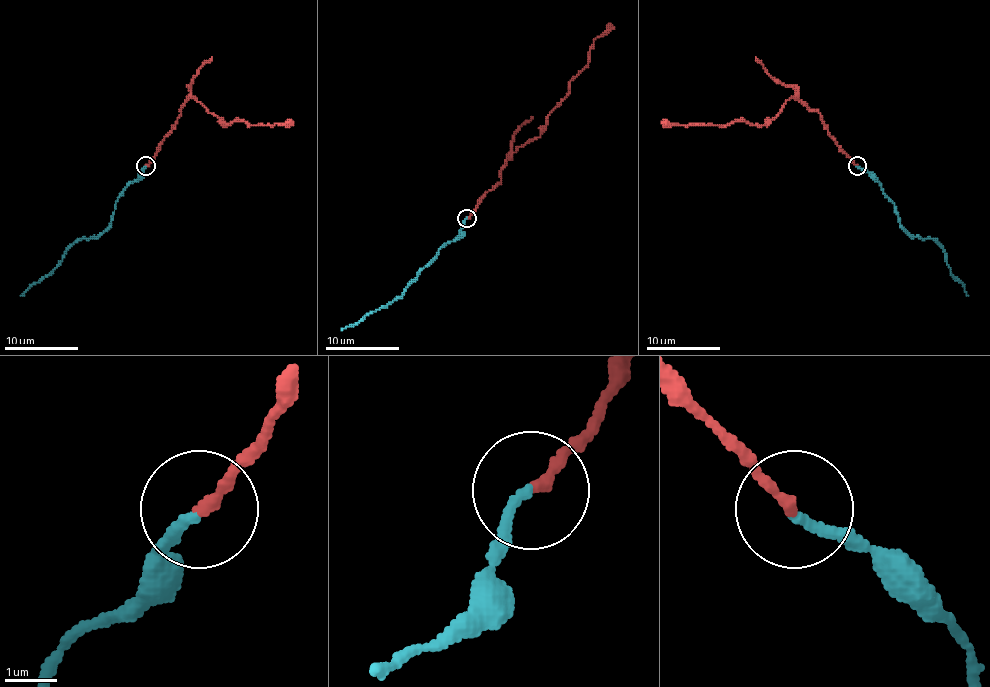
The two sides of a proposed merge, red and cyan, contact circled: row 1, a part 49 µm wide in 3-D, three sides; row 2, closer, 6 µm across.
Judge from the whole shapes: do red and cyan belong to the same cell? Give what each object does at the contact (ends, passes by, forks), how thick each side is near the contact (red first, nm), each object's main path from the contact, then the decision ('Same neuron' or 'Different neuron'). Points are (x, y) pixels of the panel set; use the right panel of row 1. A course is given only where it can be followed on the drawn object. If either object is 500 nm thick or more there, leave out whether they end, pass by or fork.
At the ring red ends. At the ring cyan ends. Thickness 220 nm (red) against 190 nm. Course of red: (858, 166), (818, 113), (795, 98), (763, 125), (680, 125), (663, 119). Course of cyan: (858, 166), (879, 183), (894, 205), (900, 225), (915, 236), (935, 240), (945, 251), (950, 271), (968, 295). Different neuron

